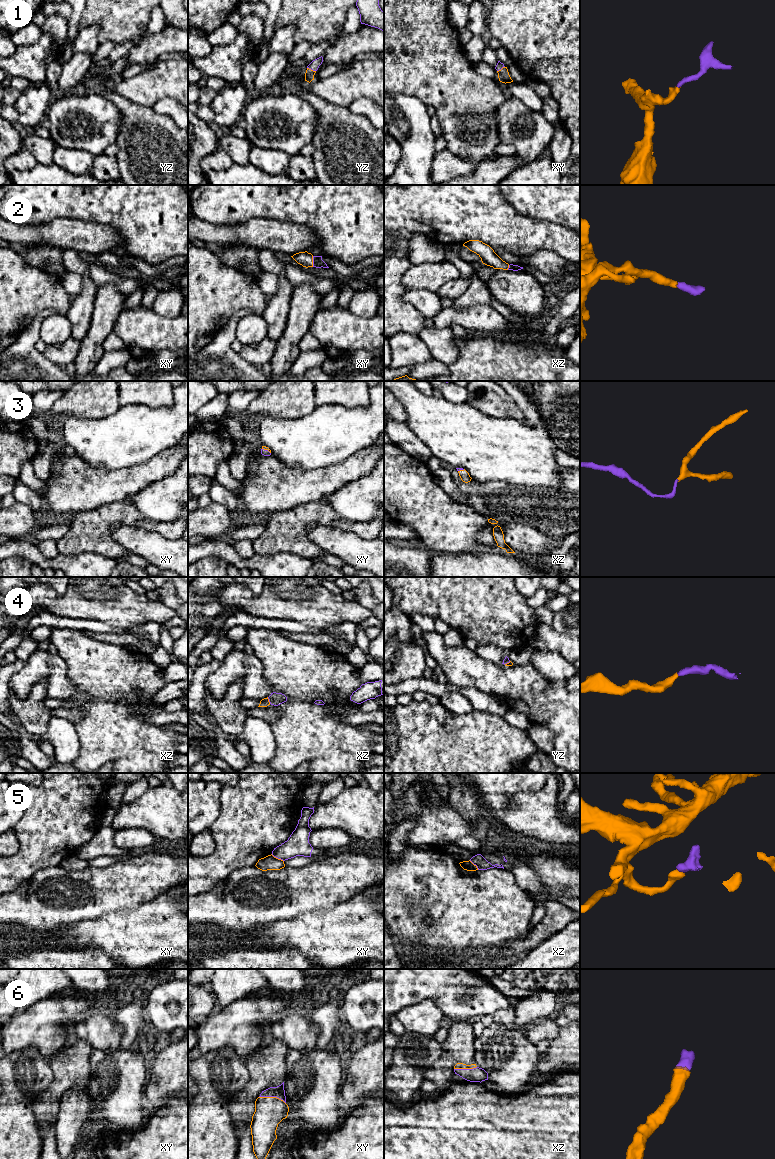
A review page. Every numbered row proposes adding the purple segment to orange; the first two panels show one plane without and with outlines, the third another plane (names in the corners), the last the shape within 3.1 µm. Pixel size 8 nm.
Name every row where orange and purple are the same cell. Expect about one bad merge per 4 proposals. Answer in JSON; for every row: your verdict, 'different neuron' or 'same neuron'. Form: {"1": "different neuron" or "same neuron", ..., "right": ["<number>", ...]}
{"1": "same neuron", "2": "same neuron", "3": "same neuron", "4": "same neuron", "5": "different neuron", "6": "same neuron", "right": ["1", "2", "3", "4", "6"]}

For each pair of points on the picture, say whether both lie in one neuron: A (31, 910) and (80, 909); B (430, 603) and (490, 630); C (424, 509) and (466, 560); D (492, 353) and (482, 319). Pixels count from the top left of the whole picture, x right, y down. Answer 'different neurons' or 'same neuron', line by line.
A: same neuron
B: same neuron
C: different neurons
D: different neurons

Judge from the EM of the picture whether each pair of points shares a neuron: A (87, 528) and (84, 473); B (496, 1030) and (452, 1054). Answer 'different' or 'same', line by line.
A: different
B: different

